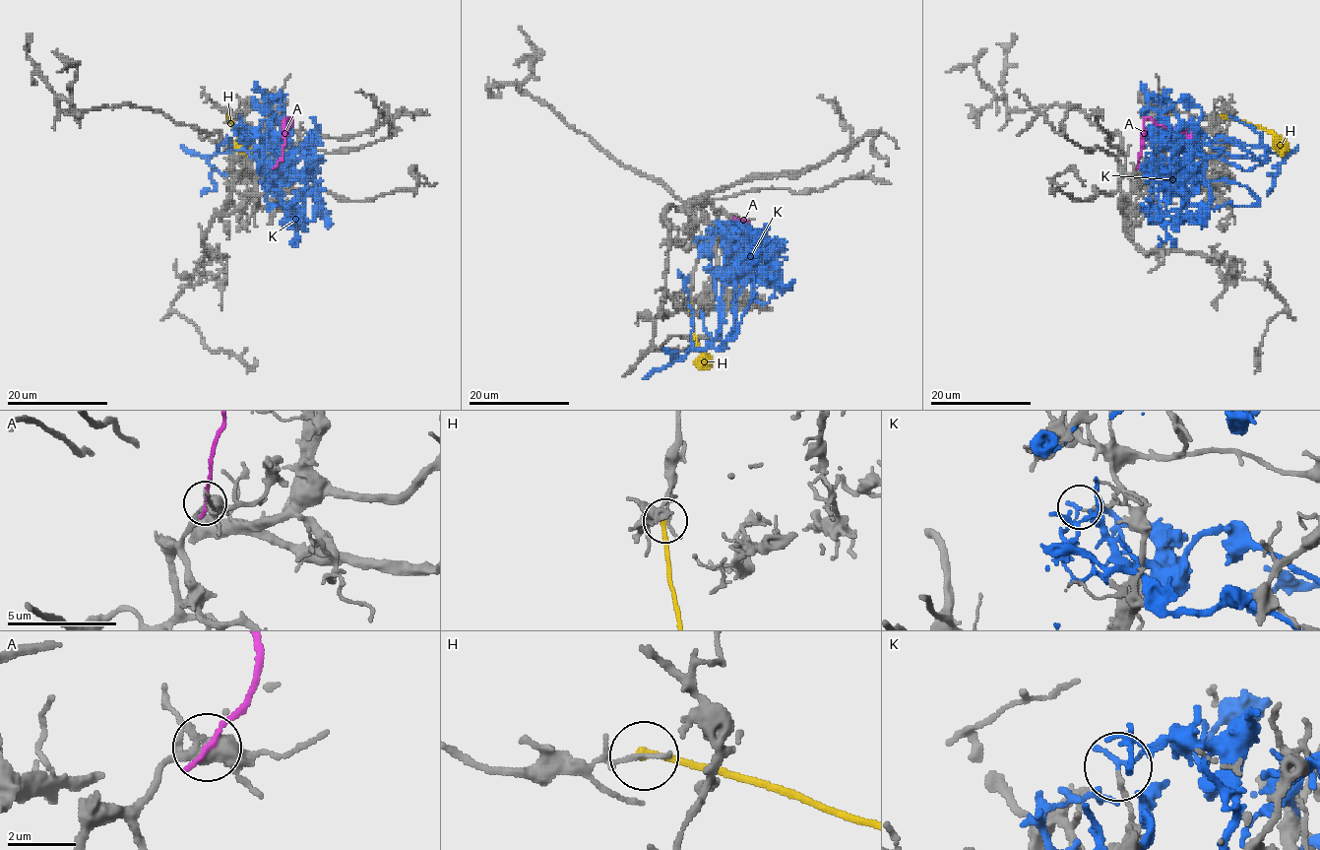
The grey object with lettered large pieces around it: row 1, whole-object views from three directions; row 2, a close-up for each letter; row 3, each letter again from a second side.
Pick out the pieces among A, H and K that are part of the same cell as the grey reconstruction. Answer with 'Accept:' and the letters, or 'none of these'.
Accept: none of these

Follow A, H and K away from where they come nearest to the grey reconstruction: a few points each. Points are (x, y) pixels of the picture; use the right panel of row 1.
A: (1138, 166), (1143, 122), (1147, 118), (1159, 125), (1189, 134), (1194, 140)
H: (1222, 115), (1269, 129), (1284, 140), (1287, 151)
K: (1152, 125), (1153, 145), (1173, 147), (1162, 181), (1157, 169), (1184, 178), (1205, 163), (1165, 209)

